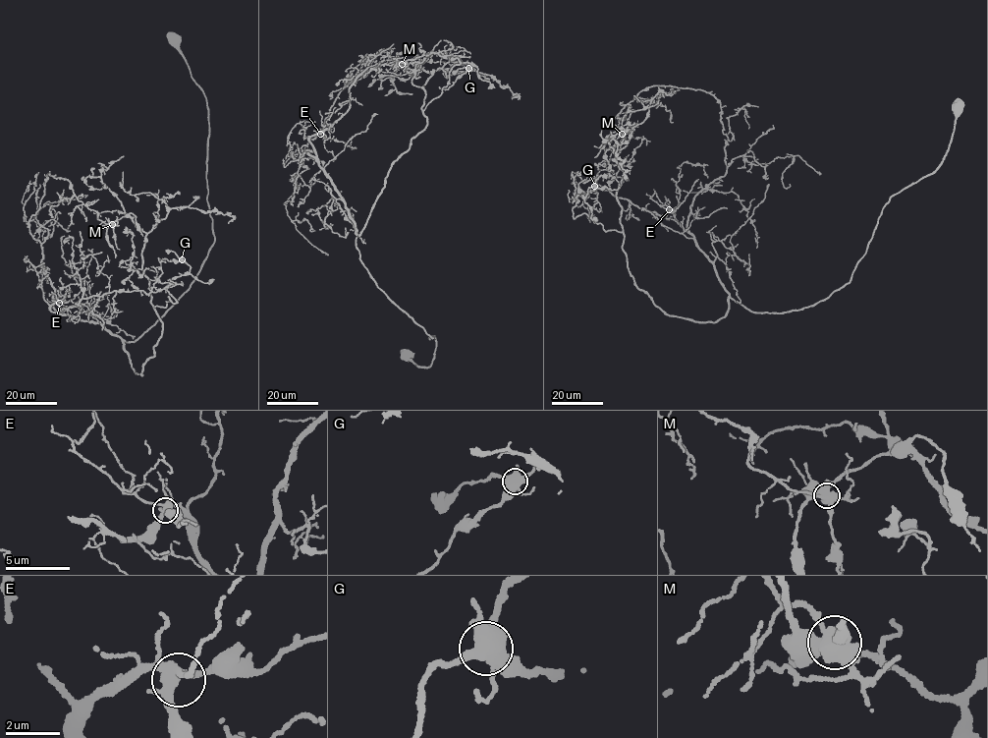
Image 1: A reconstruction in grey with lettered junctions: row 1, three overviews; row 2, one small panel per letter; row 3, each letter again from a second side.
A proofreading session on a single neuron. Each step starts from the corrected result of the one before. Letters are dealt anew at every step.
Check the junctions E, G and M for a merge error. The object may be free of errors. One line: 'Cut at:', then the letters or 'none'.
Cut at: none

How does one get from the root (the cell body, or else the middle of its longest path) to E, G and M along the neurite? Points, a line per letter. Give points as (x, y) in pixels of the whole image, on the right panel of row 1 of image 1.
E: (958, 108), (942, 163), (890, 198), (851, 280), (805, 308), (757, 312), (737, 303), (692, 235), (669, 209)
G: (958, 108), (945, 158), (890, 198), (851, 280), (797, 310), (667, 314), (623, 234), (573, 217), (594, 186)
M: (958, 108), (851, 280), (713, 321), (630, 273), (622, 134)

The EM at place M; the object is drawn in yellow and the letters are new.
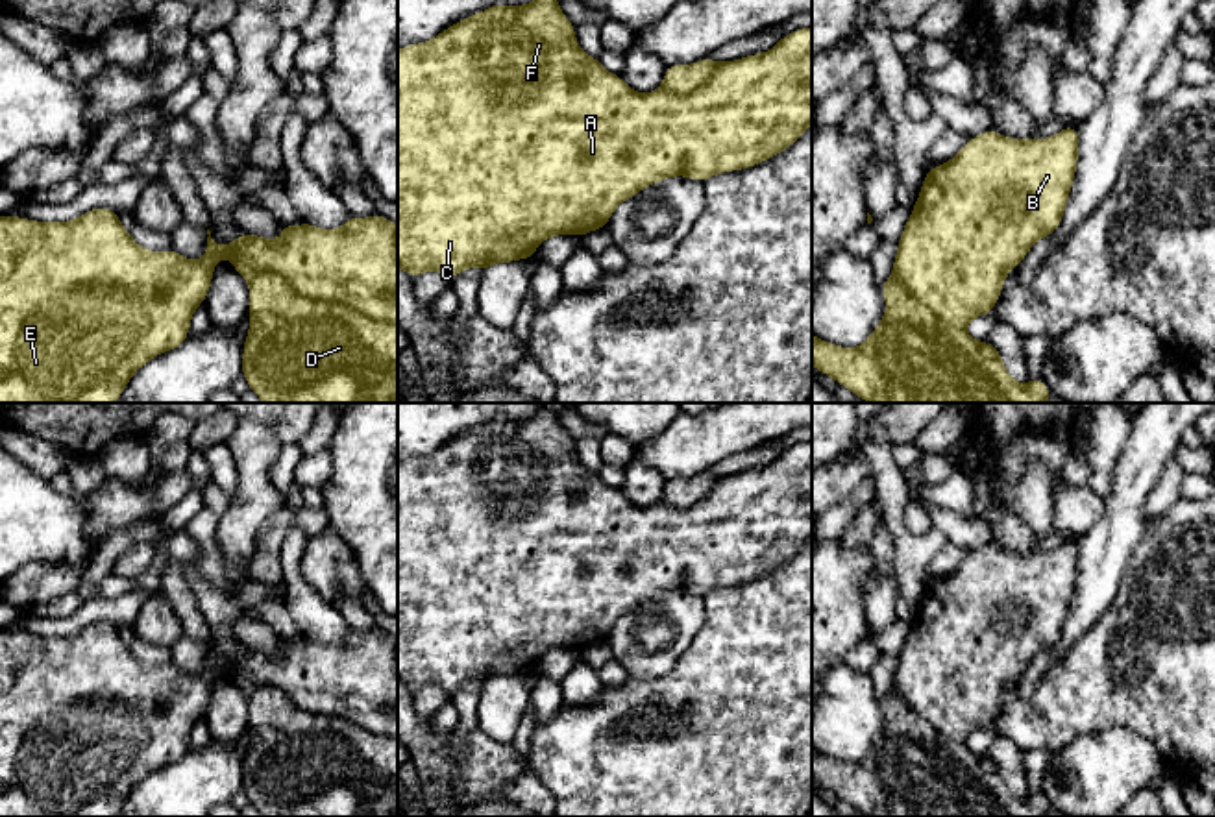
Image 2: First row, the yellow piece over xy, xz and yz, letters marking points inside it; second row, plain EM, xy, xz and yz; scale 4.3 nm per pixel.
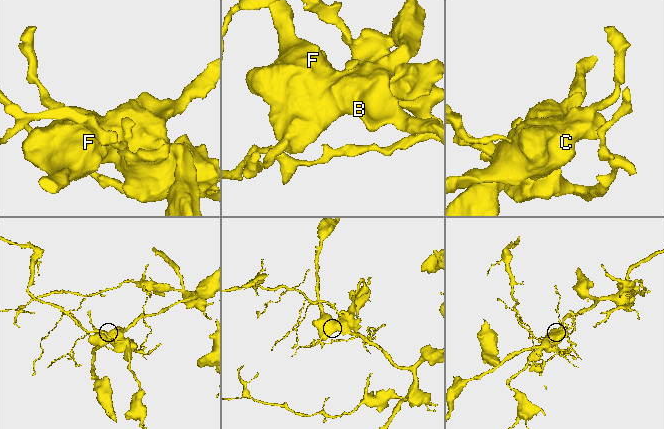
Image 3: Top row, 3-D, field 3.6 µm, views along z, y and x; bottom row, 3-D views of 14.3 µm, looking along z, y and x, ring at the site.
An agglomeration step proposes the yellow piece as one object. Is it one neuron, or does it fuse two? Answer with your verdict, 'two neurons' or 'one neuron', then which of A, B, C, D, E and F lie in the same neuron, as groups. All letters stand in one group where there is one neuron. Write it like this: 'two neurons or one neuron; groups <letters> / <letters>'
one neuron; groups A B C D E F

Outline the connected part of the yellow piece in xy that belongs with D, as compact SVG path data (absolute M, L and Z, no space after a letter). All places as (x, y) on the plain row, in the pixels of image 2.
M94 621L72 636L37 636L0 628L0 817L115 817L139 782L189 752L190 732L205 715L215 678L224 669L250 697L248 730L252 738L244 754L242 791L263 817L398 817L398 640L381 628L370 632L351 628L346 640L338 643L322 643L307 636L279 640L279 654L240 647L229 660L216 658L207 643L205 669L200 675L190 675L174 664L150 665L141 662L120 638L118 627L107 621Z

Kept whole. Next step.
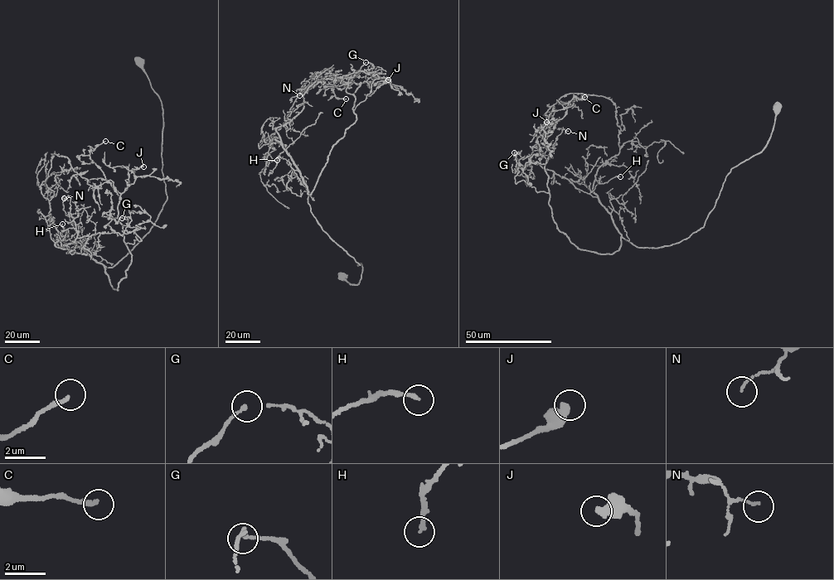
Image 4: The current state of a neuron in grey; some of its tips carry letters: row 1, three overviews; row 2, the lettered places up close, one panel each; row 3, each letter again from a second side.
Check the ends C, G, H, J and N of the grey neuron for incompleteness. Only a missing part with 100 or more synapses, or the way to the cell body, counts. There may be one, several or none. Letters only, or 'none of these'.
none of these

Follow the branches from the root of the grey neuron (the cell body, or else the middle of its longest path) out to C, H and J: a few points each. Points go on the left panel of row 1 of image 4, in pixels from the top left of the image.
C: (139, 62), (162, 104), (167, 197), (104, 267), (117, 290), (131, 254), (120, 194), (89, 155), (105, 141)
H: (139, 62), (162, 104), (167, 197), (162, 210), (112, 268), (60, 246), (57, 239), (68, 234), (62, 224)
J: (139, 62), (162, 104), (167, 197), (104, 267), (117, 290), (131, 258), (118, 204), (143, 166)

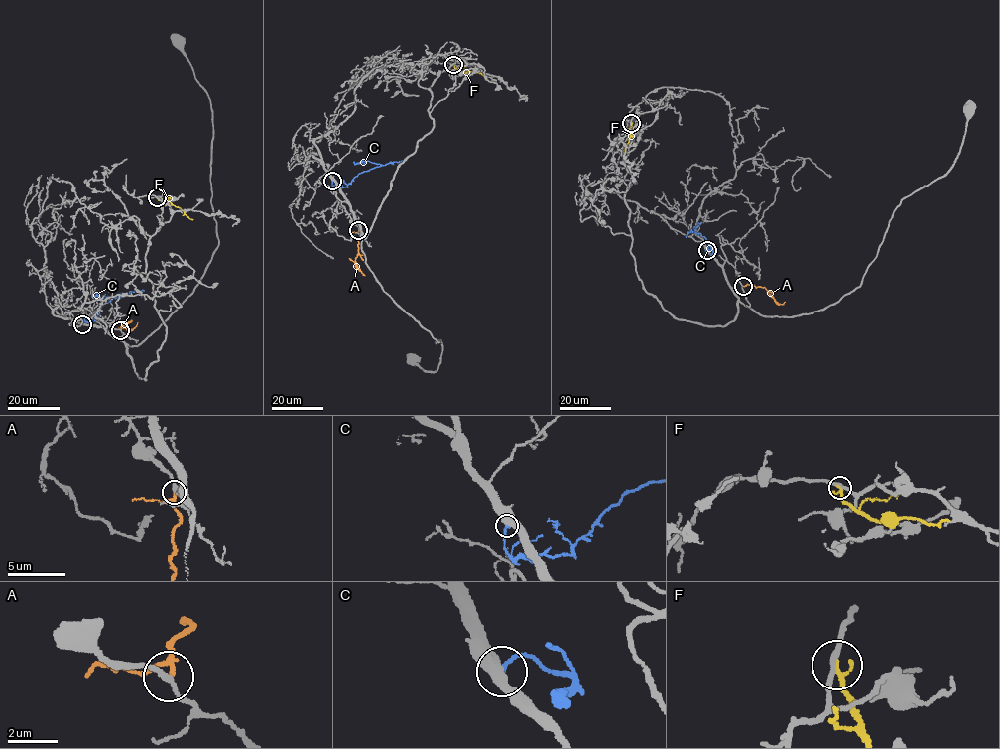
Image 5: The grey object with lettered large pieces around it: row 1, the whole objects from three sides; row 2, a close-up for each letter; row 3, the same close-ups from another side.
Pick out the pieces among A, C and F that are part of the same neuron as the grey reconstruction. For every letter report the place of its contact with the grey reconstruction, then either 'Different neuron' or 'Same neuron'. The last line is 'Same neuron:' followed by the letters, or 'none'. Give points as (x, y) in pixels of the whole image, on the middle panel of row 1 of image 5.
A: Touches grey at (358, 230). Same neuron
C: Touches grey at (332, 181). Different neuron
F: Touches grey at (453, 64). Different neuron
Same neuron: A

